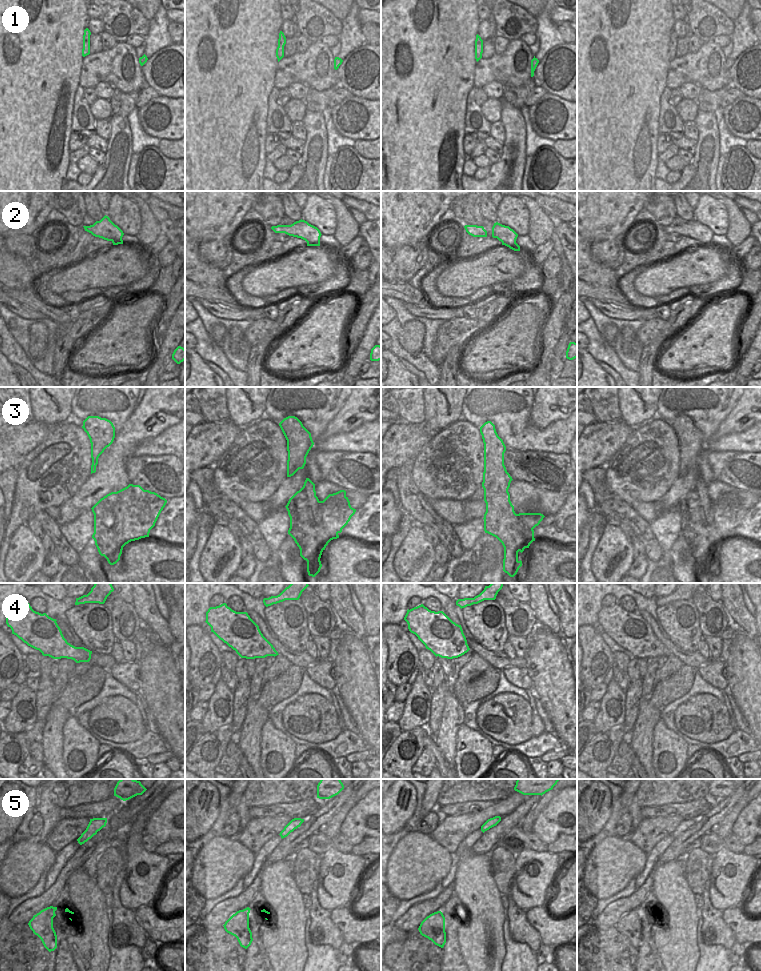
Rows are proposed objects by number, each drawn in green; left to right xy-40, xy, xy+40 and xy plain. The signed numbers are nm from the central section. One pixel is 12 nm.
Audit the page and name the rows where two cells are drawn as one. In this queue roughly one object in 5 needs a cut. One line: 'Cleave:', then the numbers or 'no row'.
Cleave: 3

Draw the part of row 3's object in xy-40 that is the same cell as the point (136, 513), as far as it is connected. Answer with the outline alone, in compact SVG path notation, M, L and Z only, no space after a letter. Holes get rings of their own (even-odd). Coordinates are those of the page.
M129 484L118 492L114 532L119 537L119 543L149 537L167 500L155 492L144 490L140 485Z

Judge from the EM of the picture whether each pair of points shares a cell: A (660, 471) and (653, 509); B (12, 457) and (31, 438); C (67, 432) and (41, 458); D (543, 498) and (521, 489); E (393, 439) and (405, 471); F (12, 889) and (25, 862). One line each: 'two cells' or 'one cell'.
A: two cells
B: one cell
C: one cell
D: one cell
E: two cells
F: one cell

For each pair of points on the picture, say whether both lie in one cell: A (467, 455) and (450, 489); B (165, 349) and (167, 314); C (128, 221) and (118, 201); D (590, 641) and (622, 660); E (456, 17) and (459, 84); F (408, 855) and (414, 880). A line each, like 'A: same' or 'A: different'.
A: same
B: different
C: same
D: different
E: same
F: same

